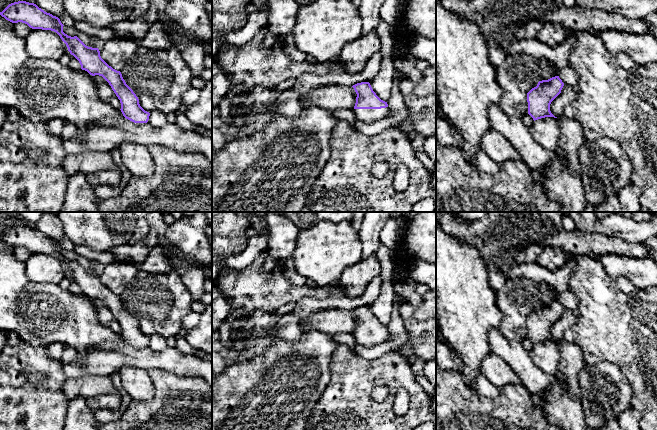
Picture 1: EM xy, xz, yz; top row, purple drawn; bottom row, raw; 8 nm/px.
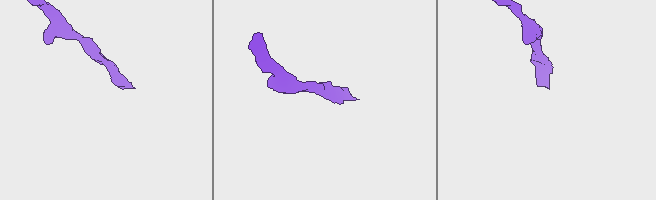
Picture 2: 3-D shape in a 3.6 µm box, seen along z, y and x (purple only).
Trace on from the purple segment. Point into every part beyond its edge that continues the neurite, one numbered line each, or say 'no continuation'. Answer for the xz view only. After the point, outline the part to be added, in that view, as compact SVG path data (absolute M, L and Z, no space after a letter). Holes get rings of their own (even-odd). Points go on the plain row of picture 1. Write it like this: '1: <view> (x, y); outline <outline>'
1: xz (364, 339); outline M389 331L381 333L353 333L354 339L358 345L372 347L386 342L391 338Z

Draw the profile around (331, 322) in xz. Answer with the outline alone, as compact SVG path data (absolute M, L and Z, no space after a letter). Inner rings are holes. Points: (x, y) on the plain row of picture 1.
M327 309L300 320L299 326L304 332L318 330L332 336L335 334L353 334L356 321L357 318L352 310Z

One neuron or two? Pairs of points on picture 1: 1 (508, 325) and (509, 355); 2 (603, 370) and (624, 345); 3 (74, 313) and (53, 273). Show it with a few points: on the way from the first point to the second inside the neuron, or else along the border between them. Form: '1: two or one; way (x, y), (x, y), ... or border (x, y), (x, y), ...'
1: two; border (497, 329), (507, 339), (518, 340), (521, 343)
2: two; border (586, 363), (614, 363), (627, 378)
3: two; border (35, 281), (52, 282), (58, 285)

